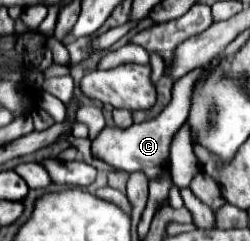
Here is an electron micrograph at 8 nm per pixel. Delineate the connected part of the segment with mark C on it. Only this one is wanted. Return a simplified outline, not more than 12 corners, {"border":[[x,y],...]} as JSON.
{"border":[[199,70],[173,84],[157,118],[103,128],[93,158],[123,170],[163,172],[173,134],[187,120]]}

